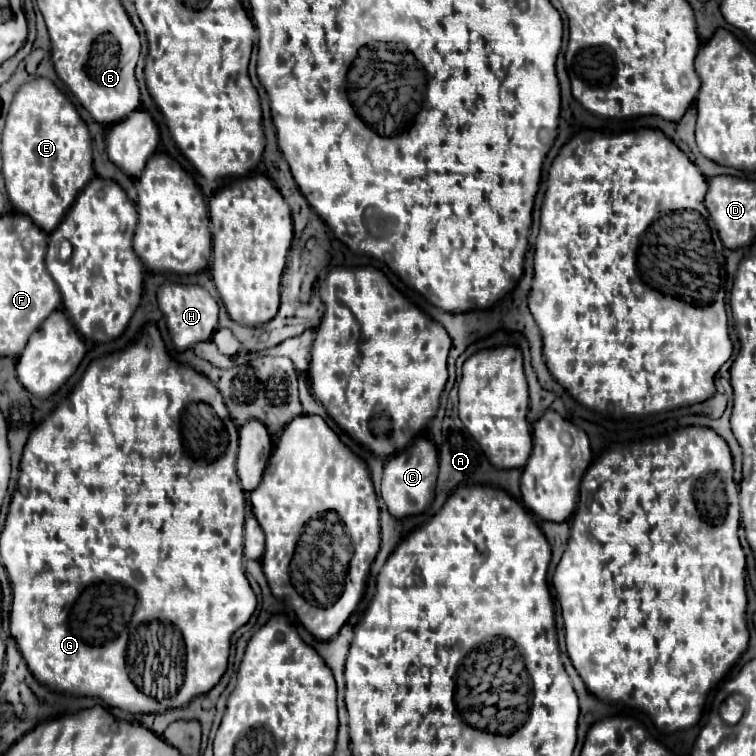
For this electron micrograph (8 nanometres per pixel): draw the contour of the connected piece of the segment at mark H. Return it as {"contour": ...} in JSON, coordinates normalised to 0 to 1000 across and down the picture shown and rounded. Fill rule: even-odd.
{"contour":[[[230,373],[214,376],[209,381],[209,405],[220,418],[222,439],[235,466],[243,466],[249,460],[257,460],[257,455],[275,450],[288,431],[286,397],[267,378],[259,378],[259,376],[230,376]]]}

